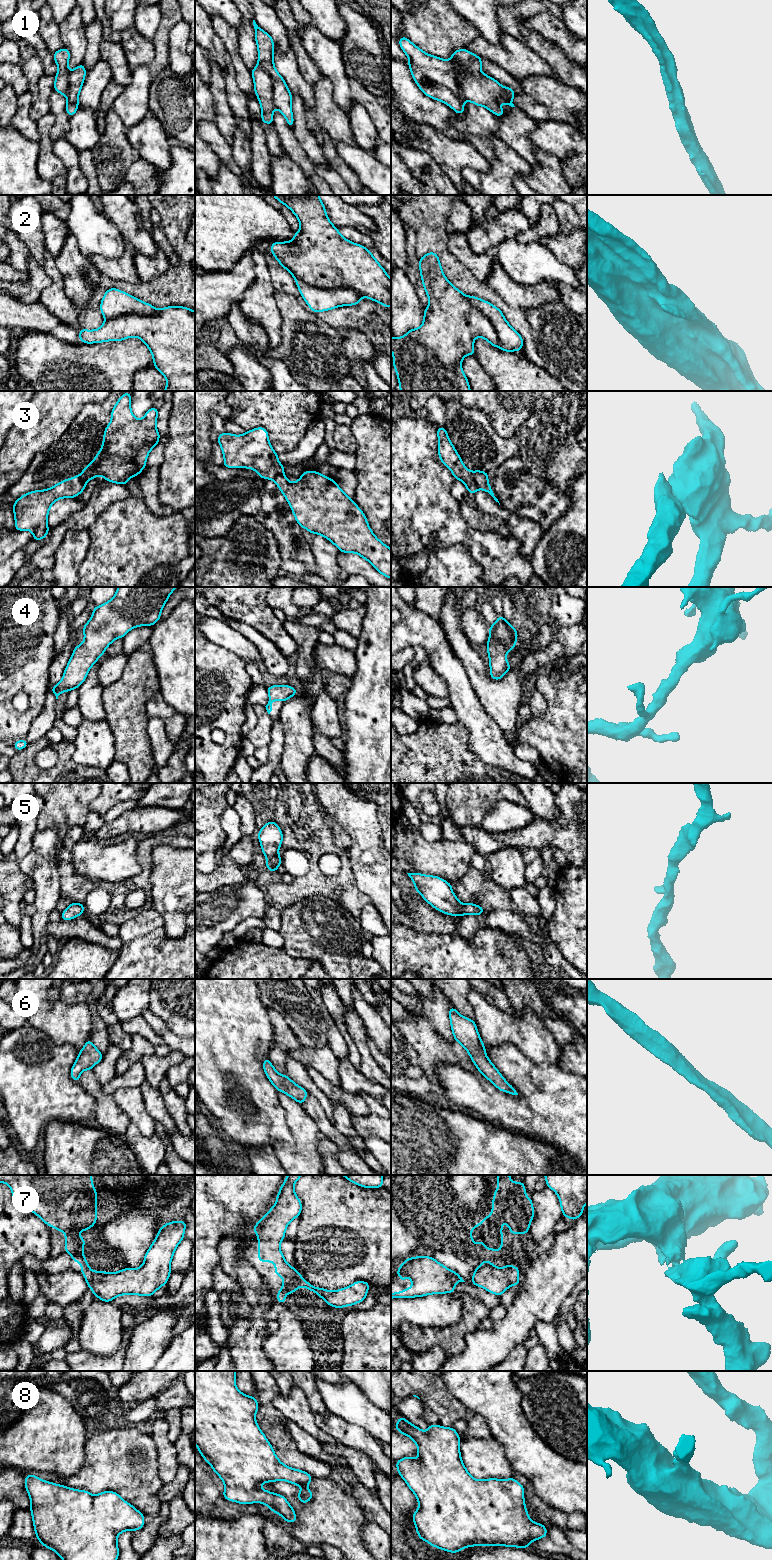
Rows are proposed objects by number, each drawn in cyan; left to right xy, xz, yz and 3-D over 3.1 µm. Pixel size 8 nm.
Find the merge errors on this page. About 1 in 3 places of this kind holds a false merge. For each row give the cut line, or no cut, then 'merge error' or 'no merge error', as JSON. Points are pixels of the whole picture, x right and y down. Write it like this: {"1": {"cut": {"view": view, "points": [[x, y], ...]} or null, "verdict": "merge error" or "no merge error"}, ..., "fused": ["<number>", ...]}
{"1": {"cut": {"view": "xz", "points": [[258, 64], [272, 80], [272, 98], [275, 107]]}, "verdict": "merge error"}, "2": {"cut": {"view": "xz", "points": [[294, 276], [310, 285], [321, 288], [350, 288], [360, 296]]}, "verdict": "merge error"}, "3": {"cut": {"view": "yz", "points": [[472, 472], [476, 485], [479, 488]]}, "verdict": "merge error"}, "4": {"cut": null, "verdict": "no merge error"}, "5": {"cut": null, "verdict": "no merge error"}, "6": {"cut": null, "verdict": "no merge error"}, "7": {"cut": null, "verdict": "no merge error"}, "8": {"cut": null, "verdict": "no merge error"}, "fused": ["1", "2", "3"]}

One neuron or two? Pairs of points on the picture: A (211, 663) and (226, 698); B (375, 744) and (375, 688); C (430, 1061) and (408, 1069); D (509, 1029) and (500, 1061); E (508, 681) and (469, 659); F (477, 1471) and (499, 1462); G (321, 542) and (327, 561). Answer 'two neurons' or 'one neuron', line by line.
A: one neuron
B: one neuron
C: two neurons
D: two neurons
E: one neuron
F: one neuron
G: one neuron

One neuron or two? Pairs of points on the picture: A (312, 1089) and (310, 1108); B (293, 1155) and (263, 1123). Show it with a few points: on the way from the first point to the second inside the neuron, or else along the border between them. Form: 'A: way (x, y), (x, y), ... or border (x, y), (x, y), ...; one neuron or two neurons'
A: border (308, 1093), (316, 1099), (325, 1113); two neurons
B: border (285, 1117), (293, 1142), (277, 1141), (271, 1149); two neurons

